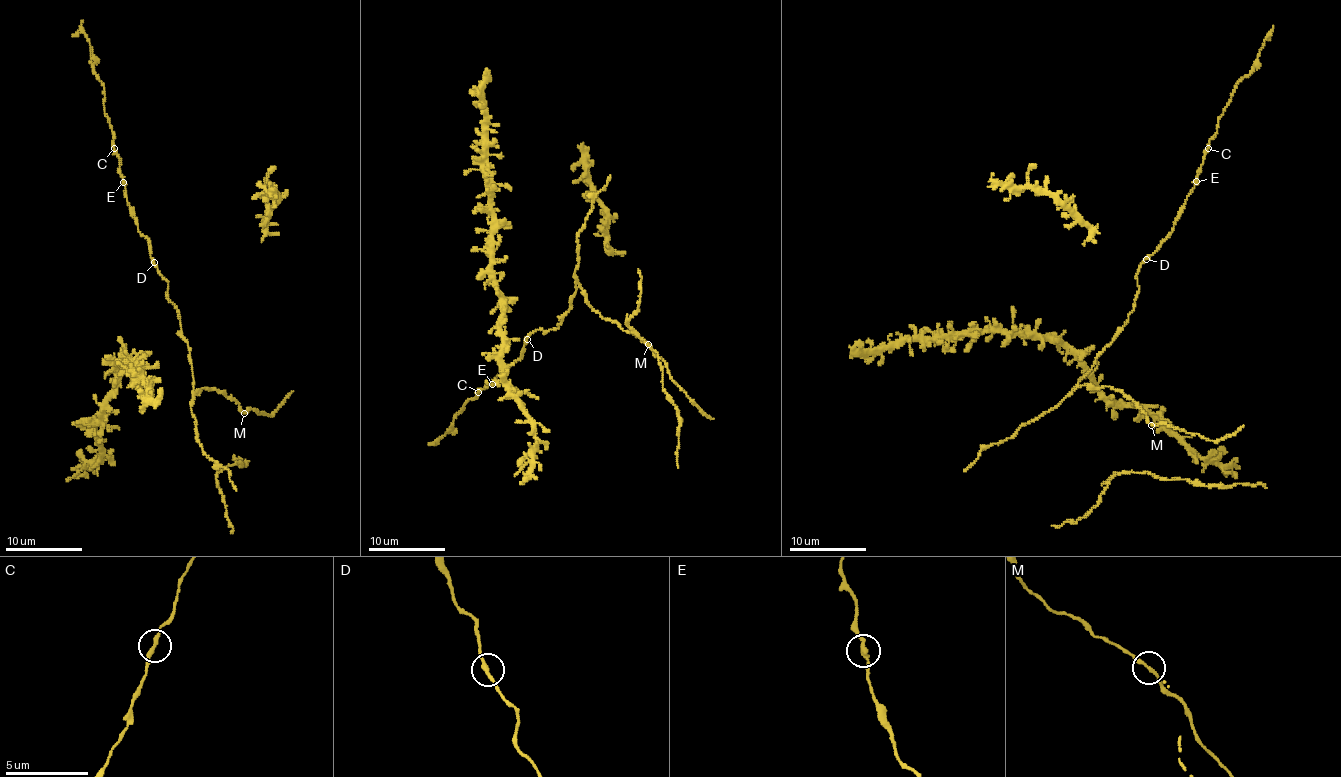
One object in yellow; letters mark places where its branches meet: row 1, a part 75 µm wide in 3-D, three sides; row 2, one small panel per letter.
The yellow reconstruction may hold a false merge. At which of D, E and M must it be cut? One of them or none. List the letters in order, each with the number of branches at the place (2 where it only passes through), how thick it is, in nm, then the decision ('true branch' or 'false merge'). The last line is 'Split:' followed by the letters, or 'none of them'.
D: 2 | 240 nm | true branch
E: 2 | 240 nm | true branch
M: 2 | 200 nm | true branch
Split: none of them

